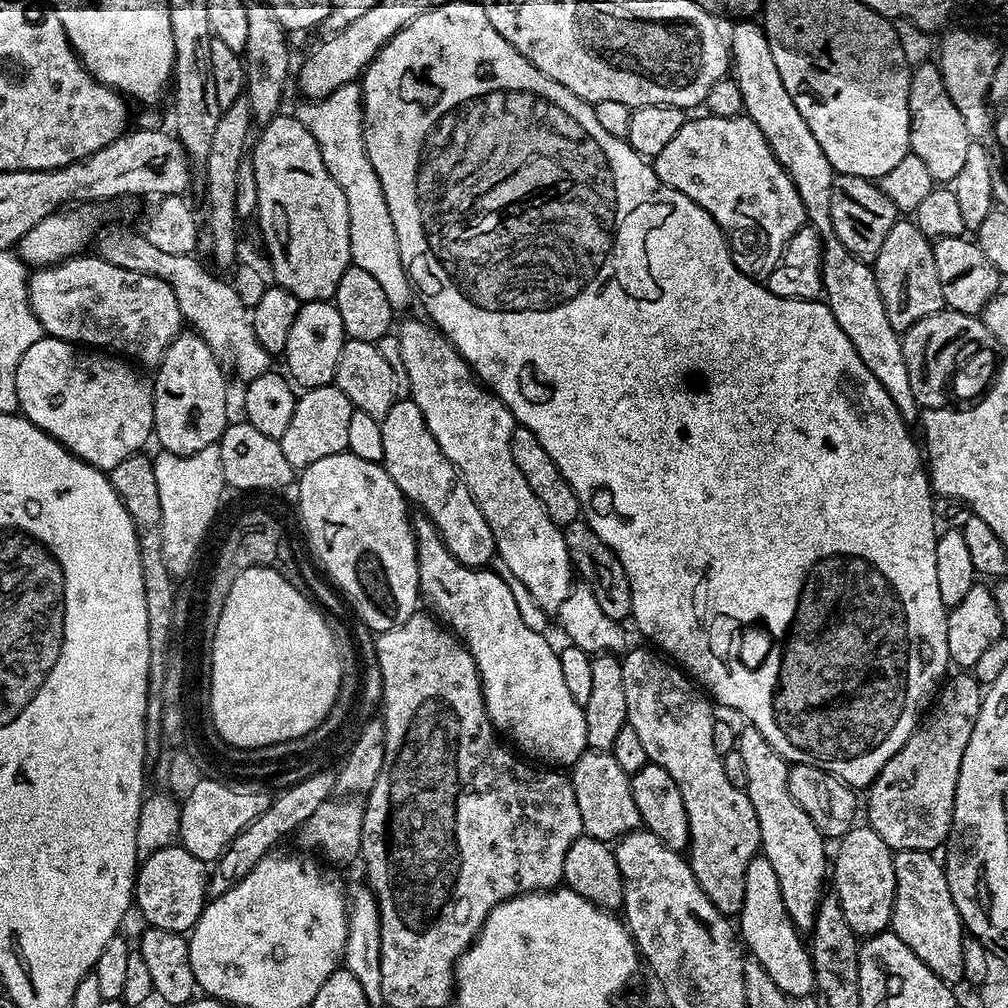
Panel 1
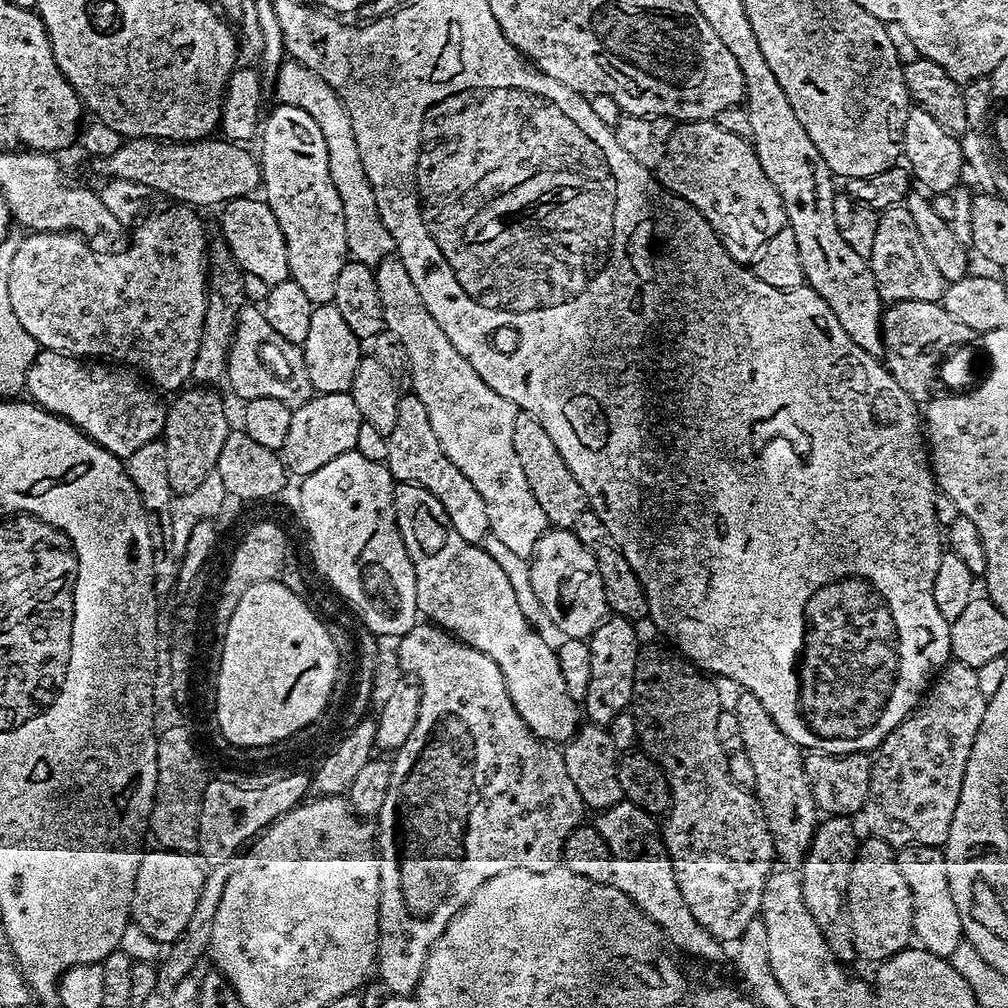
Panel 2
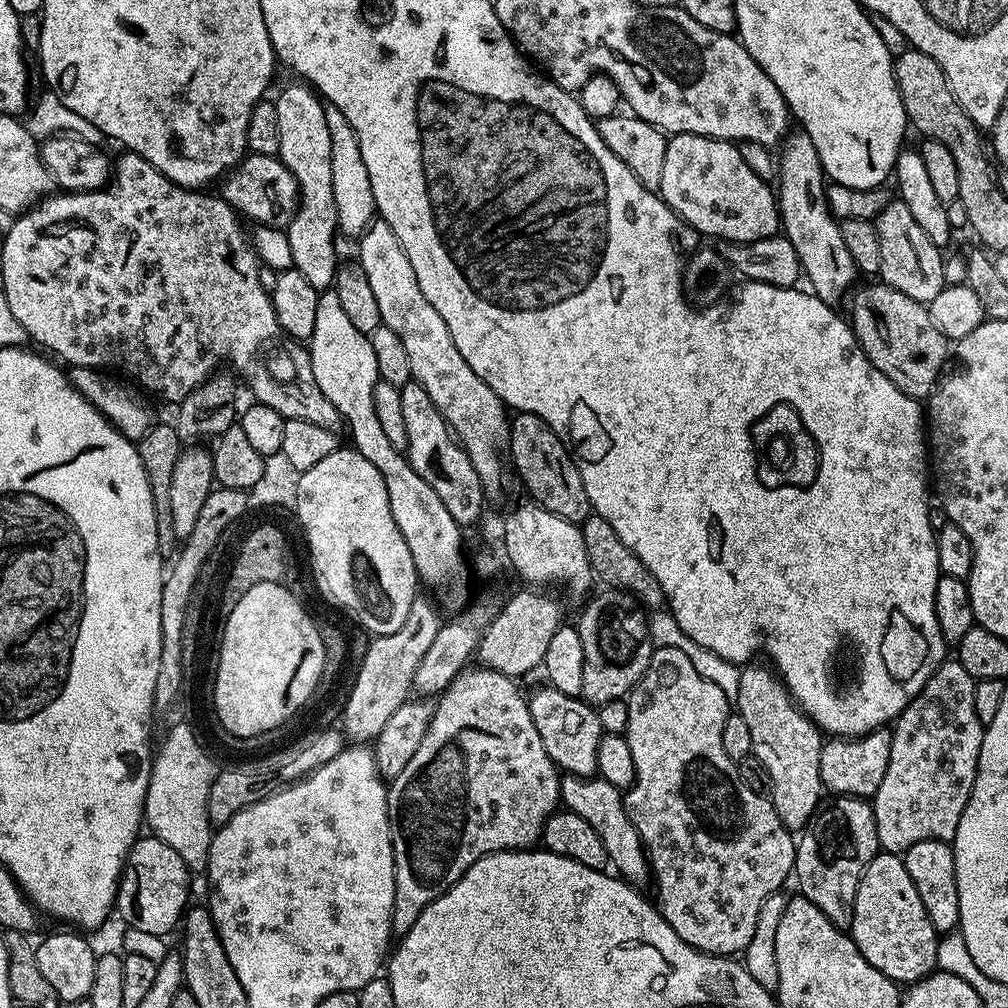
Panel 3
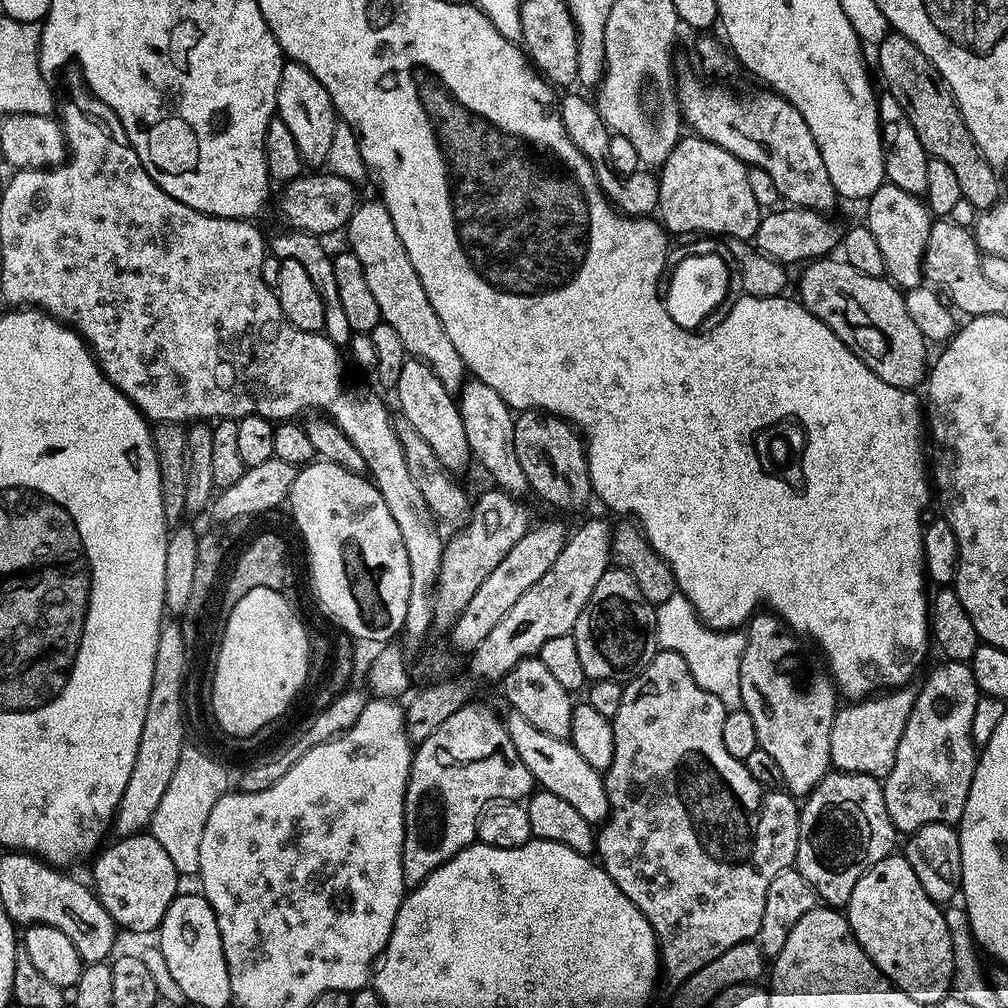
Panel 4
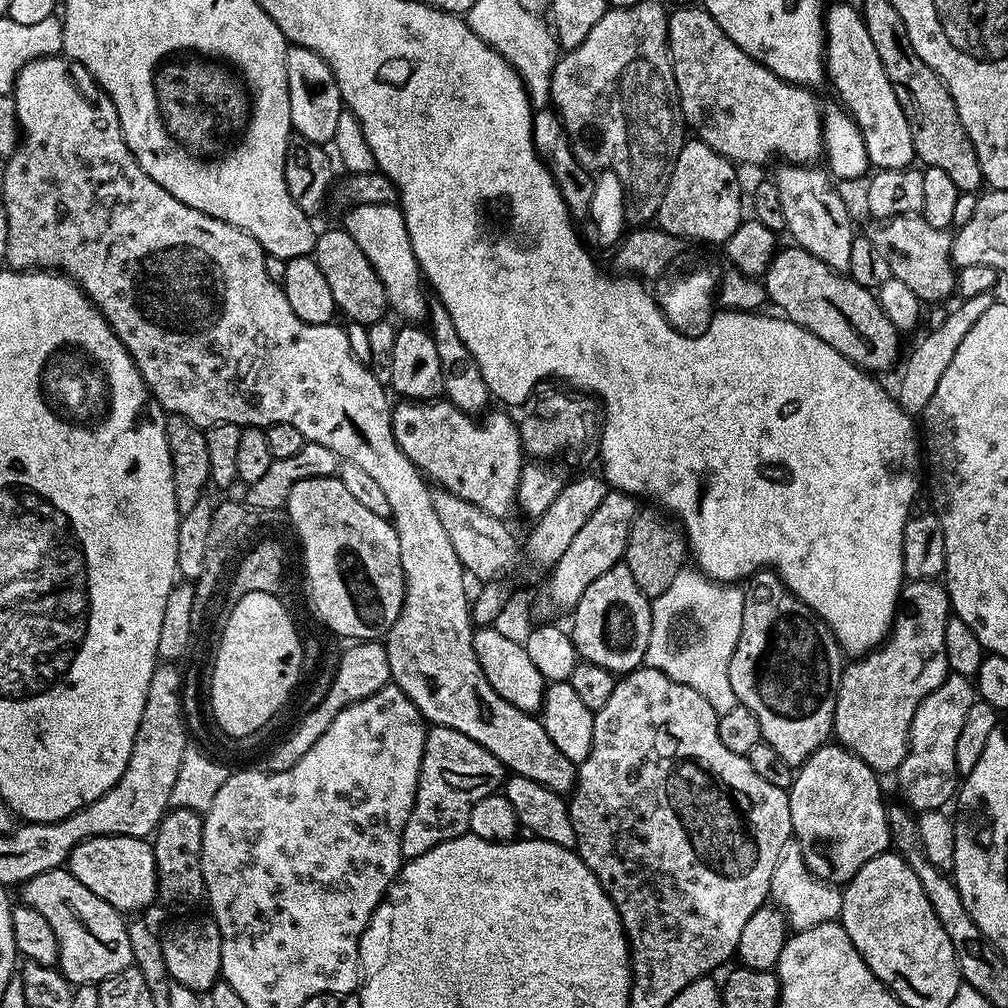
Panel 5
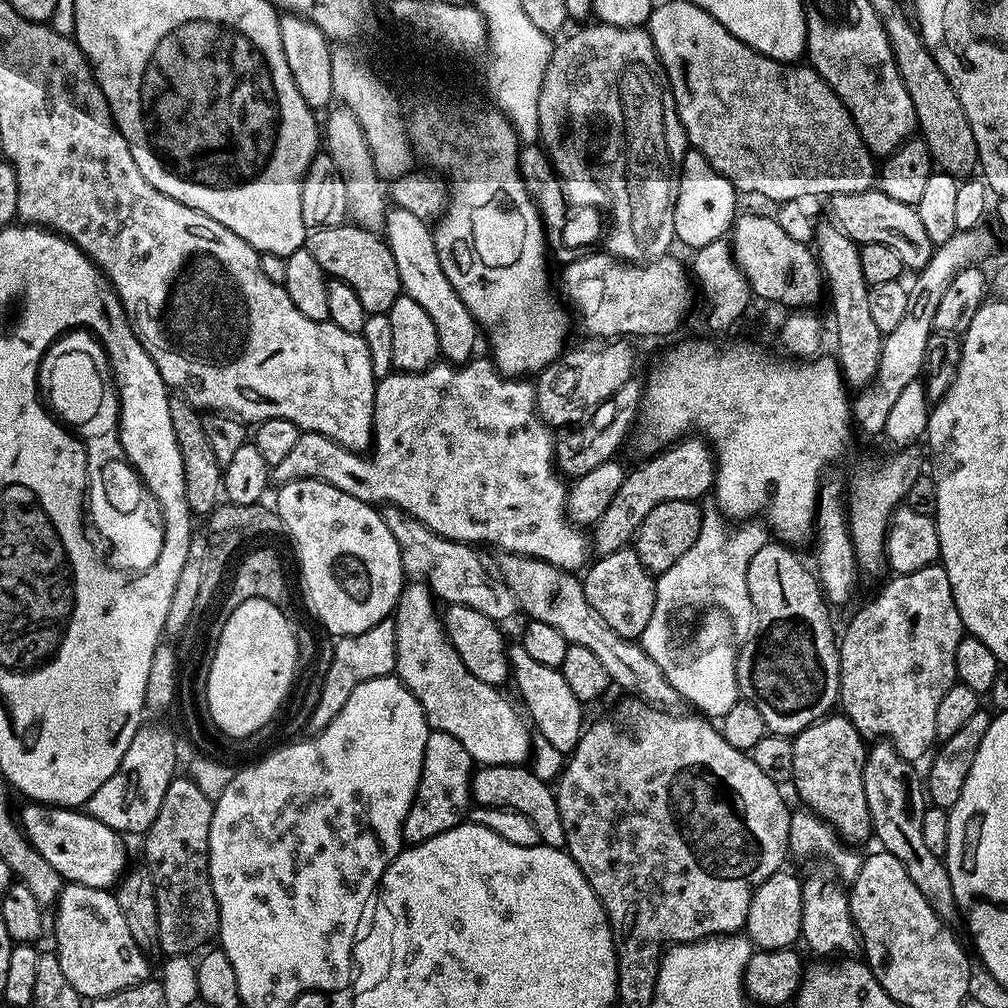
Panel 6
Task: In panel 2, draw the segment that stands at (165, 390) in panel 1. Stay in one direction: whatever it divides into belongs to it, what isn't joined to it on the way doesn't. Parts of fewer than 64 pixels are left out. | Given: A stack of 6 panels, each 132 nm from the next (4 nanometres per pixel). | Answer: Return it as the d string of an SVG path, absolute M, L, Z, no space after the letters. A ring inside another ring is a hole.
M185 387L175 397L177 400L167 405L162 433L166 446L166 466L170 474L170 486L176 494L195 488L215 469L218 454L222 454L222 442L226 442L230 431L224 400L212 389L215 387L190 387Z

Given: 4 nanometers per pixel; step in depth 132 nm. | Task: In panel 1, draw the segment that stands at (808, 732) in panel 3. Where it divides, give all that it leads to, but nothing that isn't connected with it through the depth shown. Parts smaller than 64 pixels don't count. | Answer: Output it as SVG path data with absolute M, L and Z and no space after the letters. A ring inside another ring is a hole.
M751 726L741 727L738 732L738 749L742 754L742 761L745 763L746 770L746 791L750 802L754 806L754 814L758 818L758 830L760 831L760 846L762 855L770 862L770 866L774 866L774 874L778 874L778 886L782 890L782 902L786 906L786 910L790 914L790 918L796 923L796 927L801 930L811 930L816 921L816 911L820 905L822 897L825 895L824 880L826 884L826 877L830 872L829 857L824 857L824 844L826 844L825 837L820 835L820 831L814 826L814 822L810 822L810 814L806 814L806 810L802 810L802 806L798 806L798 802L794 802L794 798L788 789L788 769L790 767L788 761L782 759L774 750L774 746L770 746L770 742L766 742L766 738L762 738L762 734L758 734L758 730Z

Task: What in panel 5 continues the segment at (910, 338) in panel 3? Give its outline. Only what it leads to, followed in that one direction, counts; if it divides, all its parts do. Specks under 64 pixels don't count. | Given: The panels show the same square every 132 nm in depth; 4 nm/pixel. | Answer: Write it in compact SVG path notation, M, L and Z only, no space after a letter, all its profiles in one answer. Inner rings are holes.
M795 246L783 248L781 247L766 265L768 273L762 277L767 299L772 304L776 303L781 308L777 309L787 319L810 330L810 334L822 338L822 342L834 346L834 350L838 350L838 354L842 354L857 368L865 369L872 374L886 371L900 356L902 333L883 313L882 306L877 300L877 293L871 288L858 286L858 282L854 282L851 276L835 272L833 268L826 266L826 262L818 262L818 258L814 258L814 254L810 254L804 248Z

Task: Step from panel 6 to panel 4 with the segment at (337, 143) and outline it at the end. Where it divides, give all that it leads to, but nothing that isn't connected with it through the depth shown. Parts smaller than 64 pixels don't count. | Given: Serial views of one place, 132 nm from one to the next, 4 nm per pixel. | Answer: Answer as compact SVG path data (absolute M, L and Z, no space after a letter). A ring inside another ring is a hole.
M373 198L365 202L357 203L354 214L348 220L346 233L348 232L347 247L362 262L362 270L366 270L366 283L370 285L370 290L378 302L381 321L390 326L402 337L402 346L406 346L409 357L426 362L434 374L438 374L438 382L446 386L450 393L459 393L464 387L466 379L466 369L458 350L454 350L454 342L450 342L450 334L442 326L434 306L430 306L430 298L426 298L426 290L422 290L422 282L410 266L410 258L406 254L406 246L402 246L402 238L398 238L398 230L394 230L394 222L390 218L390 210L386 210L384 201Z

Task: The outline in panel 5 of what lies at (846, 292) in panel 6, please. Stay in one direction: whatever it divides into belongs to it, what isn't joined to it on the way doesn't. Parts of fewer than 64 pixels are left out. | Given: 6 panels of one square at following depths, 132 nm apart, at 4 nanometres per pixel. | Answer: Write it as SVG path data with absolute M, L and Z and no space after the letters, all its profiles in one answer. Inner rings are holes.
M785 163L777 170L774 181L785 214L787 235L792 235L795 247L804 248L818 262L826 262L841 274L850 266L850 246L854 239L852 216L848 204L839 192L837 181L823 167L810 164ZM821 168L821 169L820 169Z

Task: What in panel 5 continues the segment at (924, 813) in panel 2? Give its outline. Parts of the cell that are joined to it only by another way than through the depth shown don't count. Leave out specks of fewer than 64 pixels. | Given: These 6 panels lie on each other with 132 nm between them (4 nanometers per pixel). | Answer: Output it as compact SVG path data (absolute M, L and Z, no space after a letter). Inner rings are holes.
M950 674L914 710L914 722L908 731L908 753L894 773L894 779L900 783L899 799L913 813L943 809L944 803L957 795L962 777L954 758L954 746L958 746L962 722L966 722L966 714L970 714L970 706L977 699L978 693L969 677Z

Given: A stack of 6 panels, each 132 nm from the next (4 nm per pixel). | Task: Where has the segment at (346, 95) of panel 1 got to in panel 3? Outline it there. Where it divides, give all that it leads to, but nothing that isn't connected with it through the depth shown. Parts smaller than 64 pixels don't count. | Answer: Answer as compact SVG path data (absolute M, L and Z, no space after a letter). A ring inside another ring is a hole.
M327 105L324 113L330 126L330 170L334 182L336 227L343 235L345 232L348 236L359 238L377 215L374 190L370 190L370 174L366 174L366 162L362 162L362 150L350 122L346 122L346 114L332 105Z

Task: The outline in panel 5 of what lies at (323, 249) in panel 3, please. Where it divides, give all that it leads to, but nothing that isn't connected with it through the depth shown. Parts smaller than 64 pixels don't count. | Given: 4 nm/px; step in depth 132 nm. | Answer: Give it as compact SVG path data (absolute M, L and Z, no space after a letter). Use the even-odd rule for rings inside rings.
M289 47L286 58L286 78L290 94L290 118L297 137L315 144L331 145L338 129L342 101L338 82L330 66L314 50Z

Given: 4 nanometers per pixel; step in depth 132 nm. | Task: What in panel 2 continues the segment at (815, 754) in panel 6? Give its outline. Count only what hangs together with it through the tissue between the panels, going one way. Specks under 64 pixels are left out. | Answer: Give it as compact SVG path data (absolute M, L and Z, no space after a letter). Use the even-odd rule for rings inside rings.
M829 816L819 821L816 835L812 837L812 846L802 862L804 872L800 876L806 910L810 910L814 922L818 922L818 930L822 930L826 946L830 946L833 955L845 966L851 965L851 960L857 959L848 917L848 883L858 851L858 839L856 840L852 823L851 819L841 816Z

